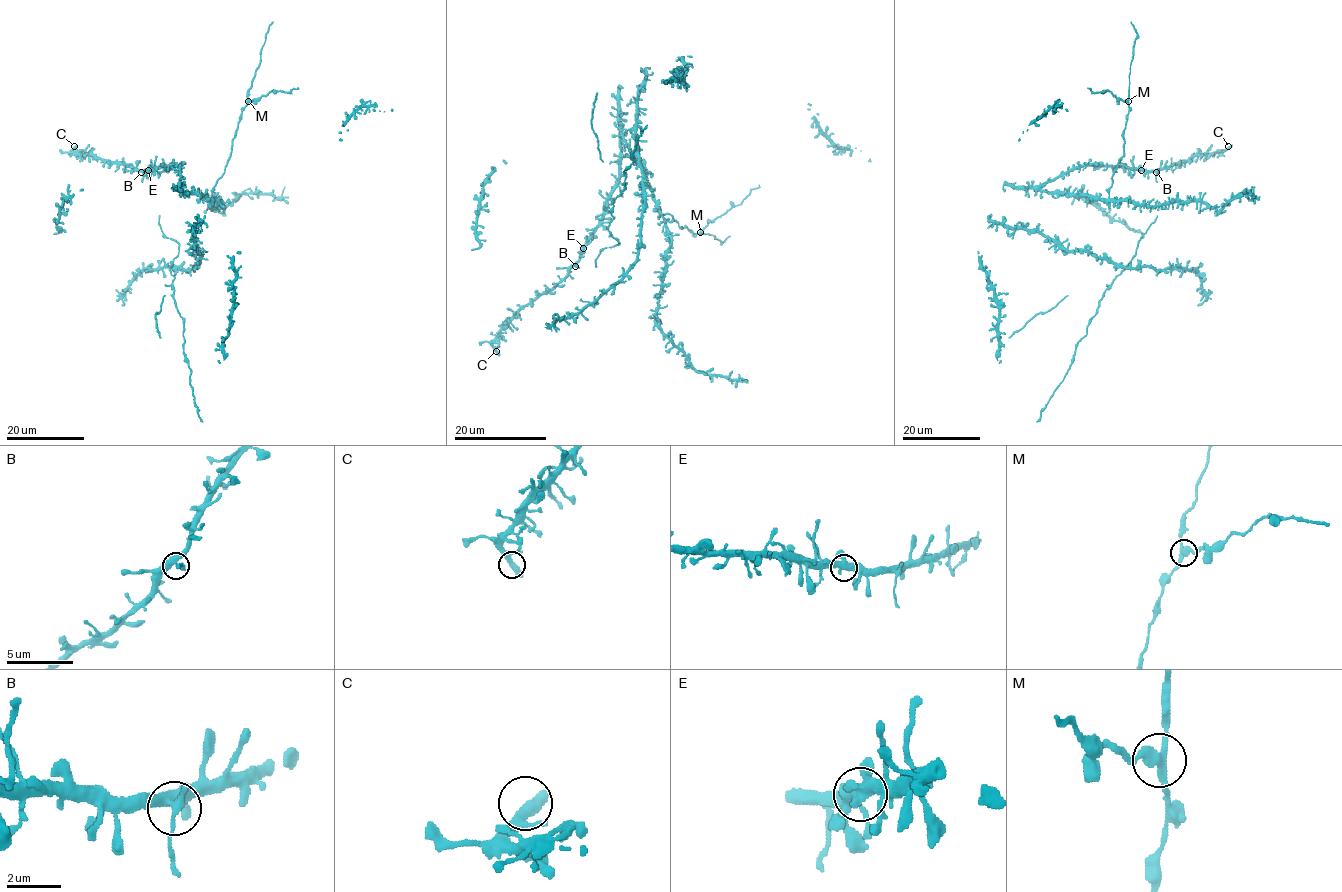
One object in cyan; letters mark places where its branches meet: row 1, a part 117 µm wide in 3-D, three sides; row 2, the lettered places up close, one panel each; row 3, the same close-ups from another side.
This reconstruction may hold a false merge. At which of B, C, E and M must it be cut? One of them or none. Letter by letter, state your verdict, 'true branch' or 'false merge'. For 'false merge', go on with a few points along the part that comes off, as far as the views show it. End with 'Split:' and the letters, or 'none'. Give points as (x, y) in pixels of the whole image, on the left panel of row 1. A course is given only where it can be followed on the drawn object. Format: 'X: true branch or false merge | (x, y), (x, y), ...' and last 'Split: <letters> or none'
B: true branch
C: true branch
E: true branch
M: false merge | (248, 101), (272, 91), (290, 93), (297, 88)
Split: M

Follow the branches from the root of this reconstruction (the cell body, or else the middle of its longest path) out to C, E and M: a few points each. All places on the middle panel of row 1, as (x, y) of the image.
C: (618, 169), (604, 220), (579, 260), (507, 323), (492, 344), (496, 351)
E: (618, 169), (617, 184), (607, 201), (604, 220), (583, 247)
M: (618, 169), (620, 129), (632, 158), (645, 172), (655, 208), (671, 215), (681, 228), (700, 232)

